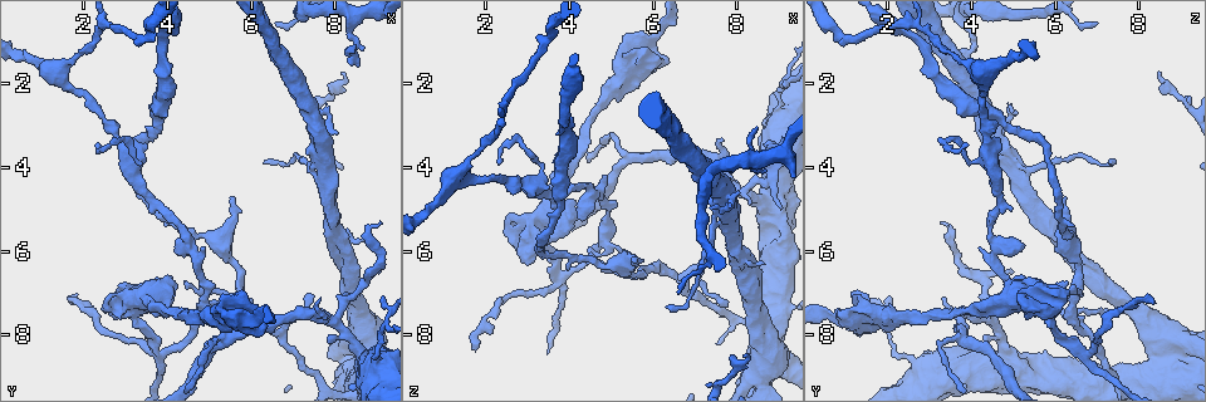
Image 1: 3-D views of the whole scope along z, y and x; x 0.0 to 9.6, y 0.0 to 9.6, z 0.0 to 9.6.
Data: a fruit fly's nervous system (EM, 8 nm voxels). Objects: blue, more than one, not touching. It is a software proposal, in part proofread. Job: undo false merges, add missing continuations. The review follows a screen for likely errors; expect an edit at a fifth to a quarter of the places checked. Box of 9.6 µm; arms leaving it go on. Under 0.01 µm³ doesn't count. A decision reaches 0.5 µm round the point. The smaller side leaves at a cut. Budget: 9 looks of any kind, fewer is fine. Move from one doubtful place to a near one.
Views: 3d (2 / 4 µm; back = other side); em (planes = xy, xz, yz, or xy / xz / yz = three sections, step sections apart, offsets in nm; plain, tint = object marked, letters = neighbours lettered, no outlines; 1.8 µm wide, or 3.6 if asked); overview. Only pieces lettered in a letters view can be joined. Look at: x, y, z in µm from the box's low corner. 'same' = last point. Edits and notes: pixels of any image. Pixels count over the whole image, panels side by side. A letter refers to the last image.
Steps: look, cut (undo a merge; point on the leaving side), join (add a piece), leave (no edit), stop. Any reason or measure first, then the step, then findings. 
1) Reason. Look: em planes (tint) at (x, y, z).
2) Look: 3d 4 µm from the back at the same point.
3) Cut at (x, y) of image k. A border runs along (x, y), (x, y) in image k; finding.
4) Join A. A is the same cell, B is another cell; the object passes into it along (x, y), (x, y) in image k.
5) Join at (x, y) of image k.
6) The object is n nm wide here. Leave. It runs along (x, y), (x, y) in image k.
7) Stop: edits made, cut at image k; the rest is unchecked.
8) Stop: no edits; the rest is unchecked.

Free end. Look: 3d 2 µm at (1.70, 7.25, 8.25).

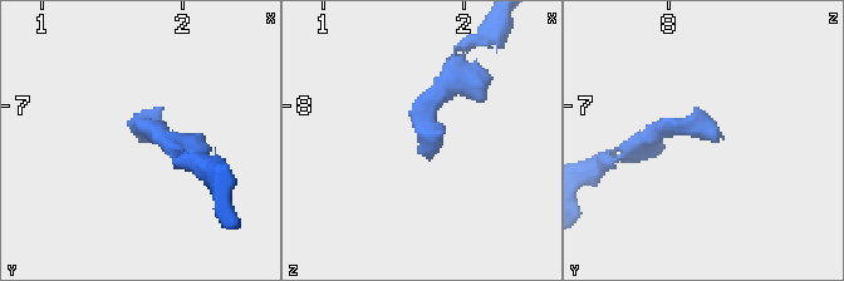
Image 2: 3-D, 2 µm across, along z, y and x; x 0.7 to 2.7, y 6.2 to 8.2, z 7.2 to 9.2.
Look: em planes (letters) at (1.72, 7.28, 8.34).

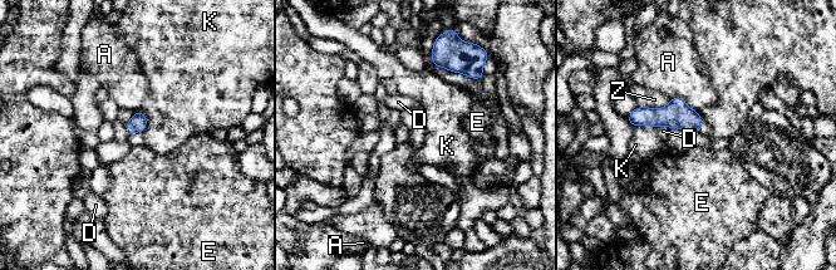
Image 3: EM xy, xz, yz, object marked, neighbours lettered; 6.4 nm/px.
The object is 110 nm wide here. Leave. A, D, E, K and Z are other cells; a border runs along (139, 109), (146, 117), (142, 133) in image 3; no lettered piece goes on from it.

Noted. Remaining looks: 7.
Thick turns thin. Look: 3d 2 µm at (3.85, 8.40, 6.60).

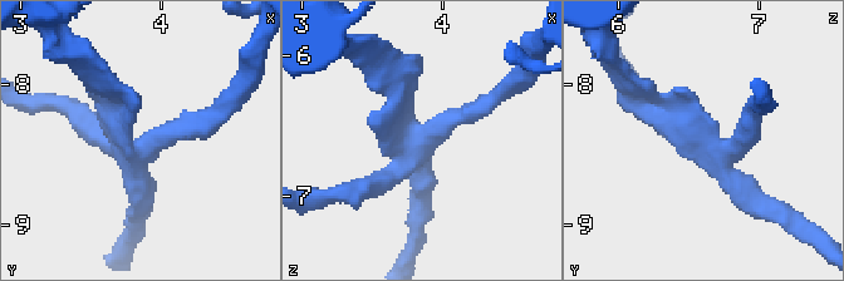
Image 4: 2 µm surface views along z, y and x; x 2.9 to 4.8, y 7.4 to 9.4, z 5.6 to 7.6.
4 arms meet here. Look: em yz step 16 (letters) at (3.80, 8.42, 6.56).

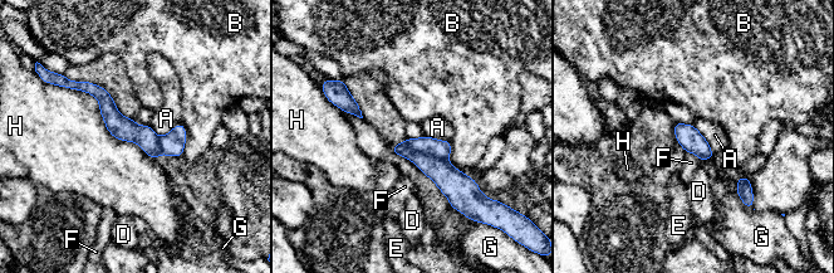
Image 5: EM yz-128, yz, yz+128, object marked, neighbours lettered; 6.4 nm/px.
Cut at (428, 146) of image 5. A, B, D, E, F, G and H are other cells; a border runs along (403, 141), (413, 152), (447, 162) in image 5; two neurons meet here.

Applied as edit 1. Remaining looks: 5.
Redraw. Look: overview.

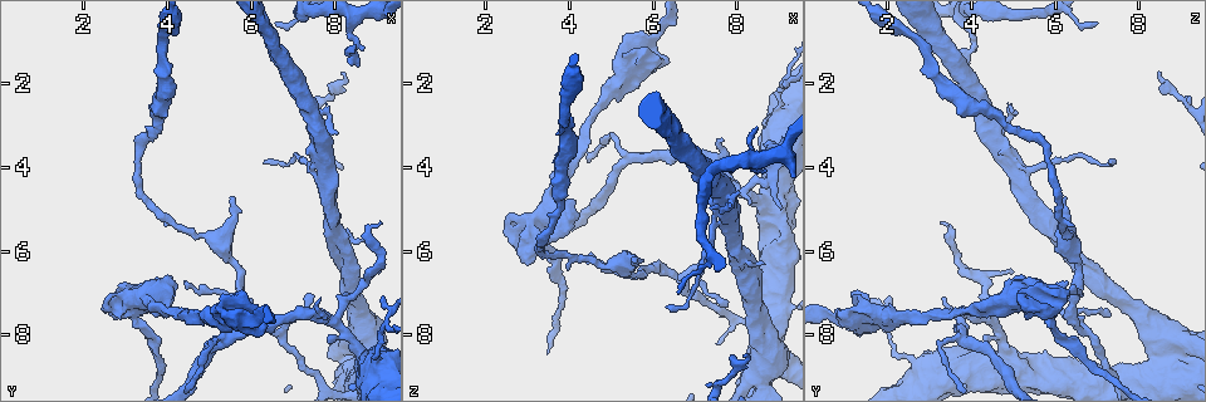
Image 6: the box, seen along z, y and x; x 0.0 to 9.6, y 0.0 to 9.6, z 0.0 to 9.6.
Tapers out. Look: 3d 4 µm at (7.35, 7.10, 6.25).

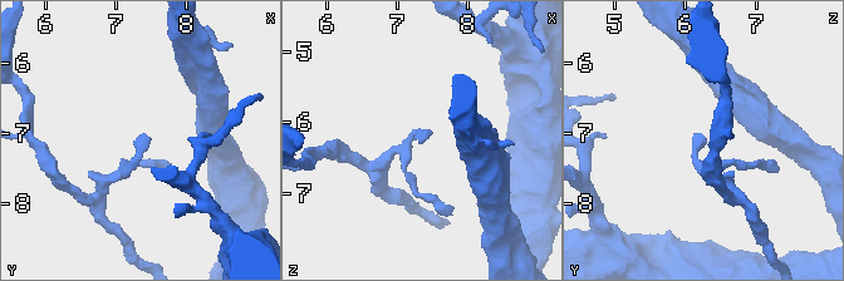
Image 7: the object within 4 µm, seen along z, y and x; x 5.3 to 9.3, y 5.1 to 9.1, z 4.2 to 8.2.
Look: em planes (plain) at (7.35, 7.10, 6.30).

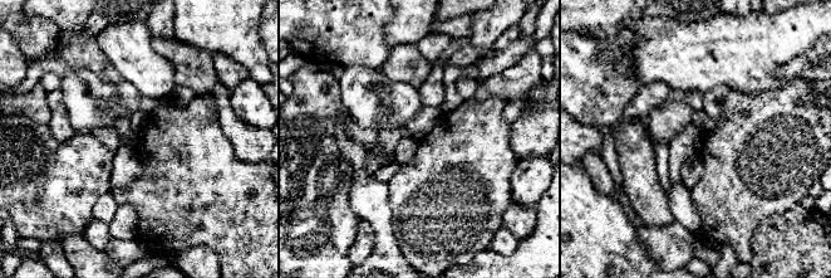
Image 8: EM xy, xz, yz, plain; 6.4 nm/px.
Look: em planes (letters) at the same point.

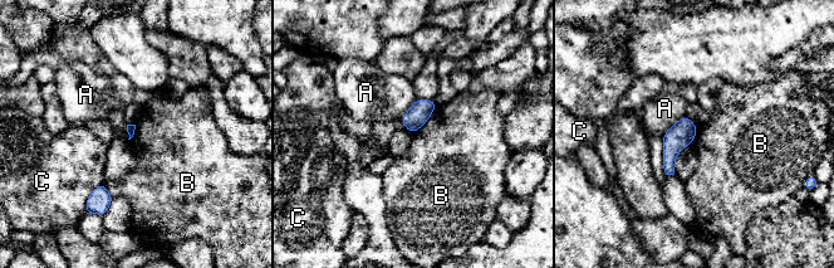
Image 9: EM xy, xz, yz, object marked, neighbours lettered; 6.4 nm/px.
Leave. A, B and C are other cells; none of them fits.

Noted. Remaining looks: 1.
Sudden change in width. Look: em planes (letters) at (8.40, 0.95, 4.10).

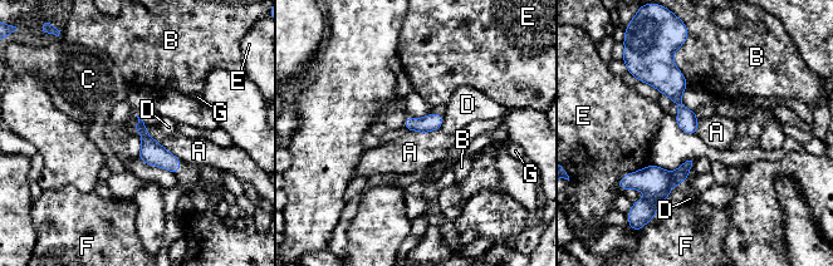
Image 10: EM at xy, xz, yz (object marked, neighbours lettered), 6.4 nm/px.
The longest contact is with A, 340 nm. Leave. A, B, C, D, E, F and G are other cells; a border runs along (146, 126), (146, 131), (182, 162) in image 10; all the same neuron.

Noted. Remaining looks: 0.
Stop: edits made, cut at image 5; the rest is unchecked.

